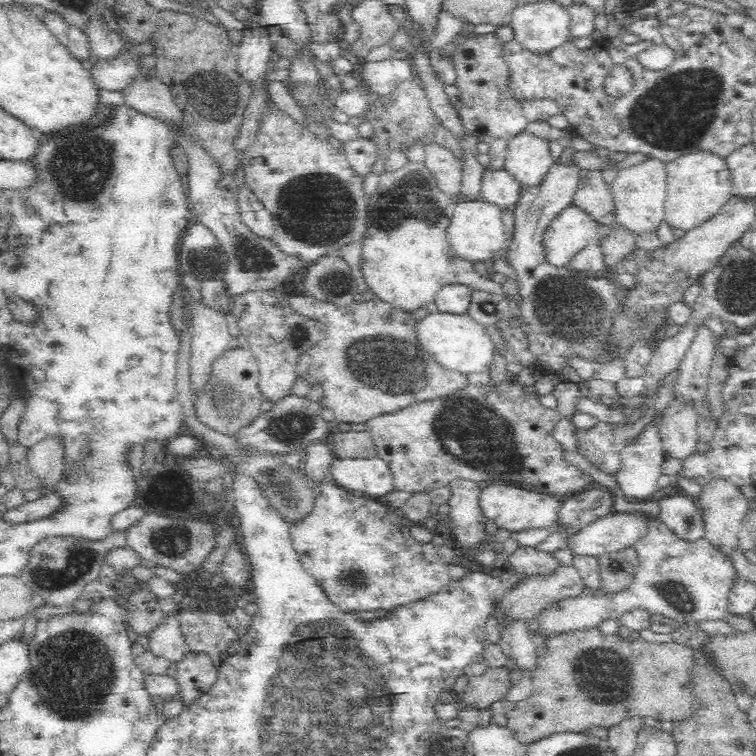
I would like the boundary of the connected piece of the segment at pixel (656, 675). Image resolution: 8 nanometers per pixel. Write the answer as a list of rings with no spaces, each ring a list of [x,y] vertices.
[[[600,629],[583,630],[580,633],[561,634],[561,636],[552,637],[547,644],[545,655],[538,661],[538,672],[532,677],[533,691],[525,699],[514,704],[514,708],[509,710],[505,716],[507,717],[507,727],[514,733],[514,736],[525,745],[533,742],[541,741],[556,733],[584,733],[594,726],[611,727],[620,724],[629,716],[642,716],[643,718],[658,719],[667,726],[678,719],[682,719],[684,715],[690,711],[690,706],[693,702],[690,700],[690,693],[687,692],[687,672],[691,668],[691,652],[686,648],[686,645],[678,645],[671,641],[669,643],[649,643],[642,638],[634,641],[628,641],[622,638],[619,634],[614,636],[604,635]]]

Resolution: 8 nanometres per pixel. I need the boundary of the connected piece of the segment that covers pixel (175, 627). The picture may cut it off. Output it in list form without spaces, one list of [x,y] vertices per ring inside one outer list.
[[[168,615],[167,618],[154,629],[149,636],[149,650],[157,657],[177,663],[189,653],[188,645],[184,640],[177,615]]]

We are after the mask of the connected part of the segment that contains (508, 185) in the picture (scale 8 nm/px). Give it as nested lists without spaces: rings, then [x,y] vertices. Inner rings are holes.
[[[505,170],[498,173],[485,171],[483,174],[479,199],[494,204],[502,212],[513,212],[514,218],[521,194],[521,186]]]

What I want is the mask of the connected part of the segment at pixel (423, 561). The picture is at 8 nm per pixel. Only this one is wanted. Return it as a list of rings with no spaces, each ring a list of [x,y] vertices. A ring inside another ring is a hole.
[[[333,481],[322,482],[312,488],[312,506],[311,508],[298,520],[294,520],[289,524],[290,531],[289,536],[293,541],[294,549],[299,556],[302,567],[306,570],[306,573],[315,579],[317,584],[322,589],[322,592],[330,600],[331,605],[336,606],[339,610],[342,610],[344,614],[354,615],[357,612],[371,612],[376,610],[385,610],[388,614],[397,609],[414,602],[422,601],[424,598],[430,597],[430,594],[435,594],[442,587],[447,586],[451,578],[449,577],[449,571],[447,564],[437,555],[436,548],[431,544],[422,544],[413,539],[409,533],[409,527],[412,521],[406,518],[404,514],[398,511],[392,510],[386,504],[377,502],[374,498],[369,498],[363,494],[356,494],[348,489],[339,487],[334,484]]]

